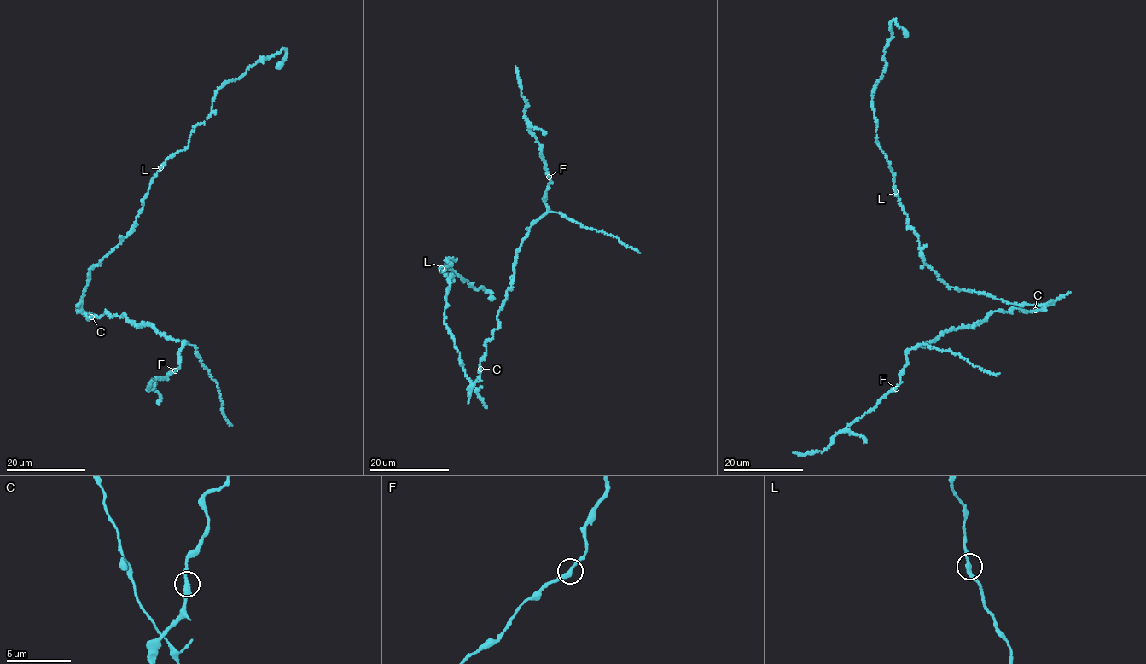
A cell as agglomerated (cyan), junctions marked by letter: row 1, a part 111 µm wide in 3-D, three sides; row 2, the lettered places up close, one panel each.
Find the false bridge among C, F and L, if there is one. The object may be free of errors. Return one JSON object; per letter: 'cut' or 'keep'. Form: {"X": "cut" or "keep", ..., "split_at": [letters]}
{"C": "keep", "F": "keep", "L": "keep", "split_at": []}

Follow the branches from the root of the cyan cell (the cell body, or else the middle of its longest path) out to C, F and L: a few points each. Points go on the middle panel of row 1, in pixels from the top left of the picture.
C: (460, 359), (465, 376), (473, 384), (479, 376), (480, 369)
F: (460, 359), (473, 384), (485, 341), (498, 325), (522, 239), (548, 211), (549, 176)
L: (460, 359), (453, 335), (445, 323), (445, 298), (451, 276), (449, 277), (445, 271), (443, 274), (441, 268)

